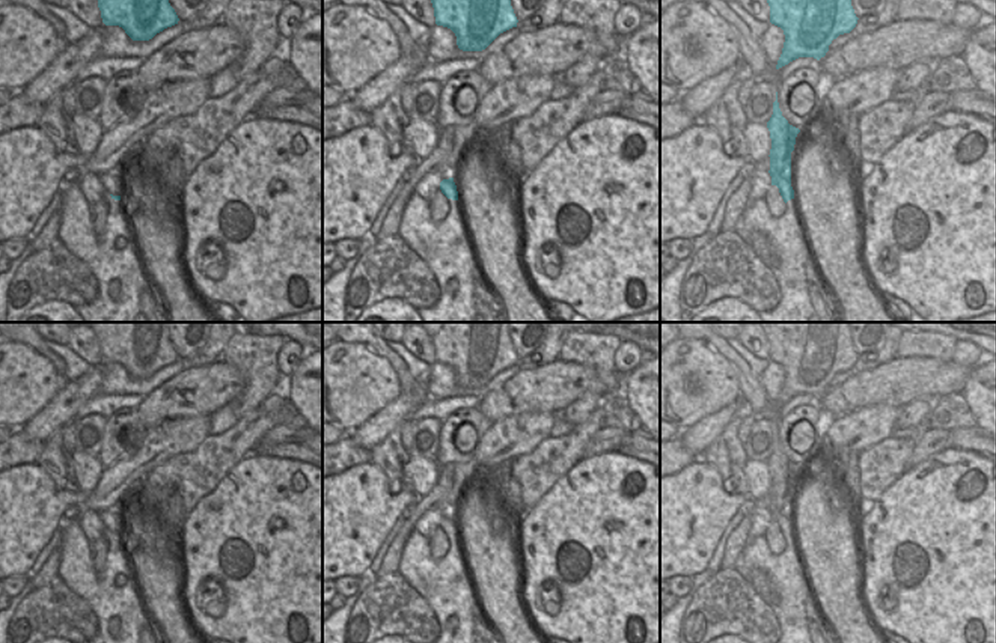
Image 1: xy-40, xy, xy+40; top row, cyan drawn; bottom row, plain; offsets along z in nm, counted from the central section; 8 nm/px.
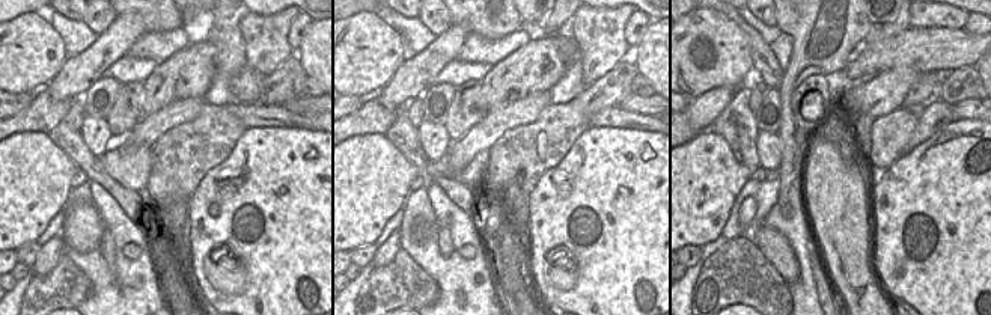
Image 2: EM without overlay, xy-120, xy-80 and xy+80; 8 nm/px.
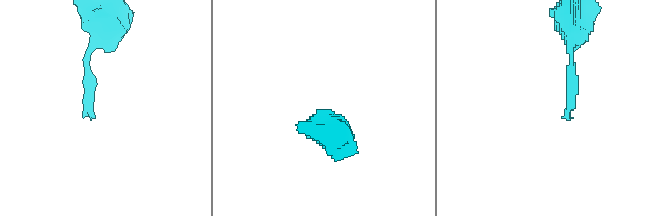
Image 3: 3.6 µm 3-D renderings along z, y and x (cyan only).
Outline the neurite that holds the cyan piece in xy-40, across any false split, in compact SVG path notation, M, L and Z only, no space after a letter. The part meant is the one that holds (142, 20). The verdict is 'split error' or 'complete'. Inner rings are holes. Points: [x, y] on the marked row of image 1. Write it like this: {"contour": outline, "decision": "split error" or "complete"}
{"contour": "M98 0L105 26L119 26L133 41L149 41L178 24L169 0Z", "decision": "complete"}

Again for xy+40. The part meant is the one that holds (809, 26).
{"contour": "M767 0L770 23L785 35L776 69L799 57L820 60L839 35L850 33L857 17L851 0Z", "decision": "complete"}

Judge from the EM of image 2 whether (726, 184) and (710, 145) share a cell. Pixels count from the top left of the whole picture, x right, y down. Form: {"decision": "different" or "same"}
{"decision": "same"}

